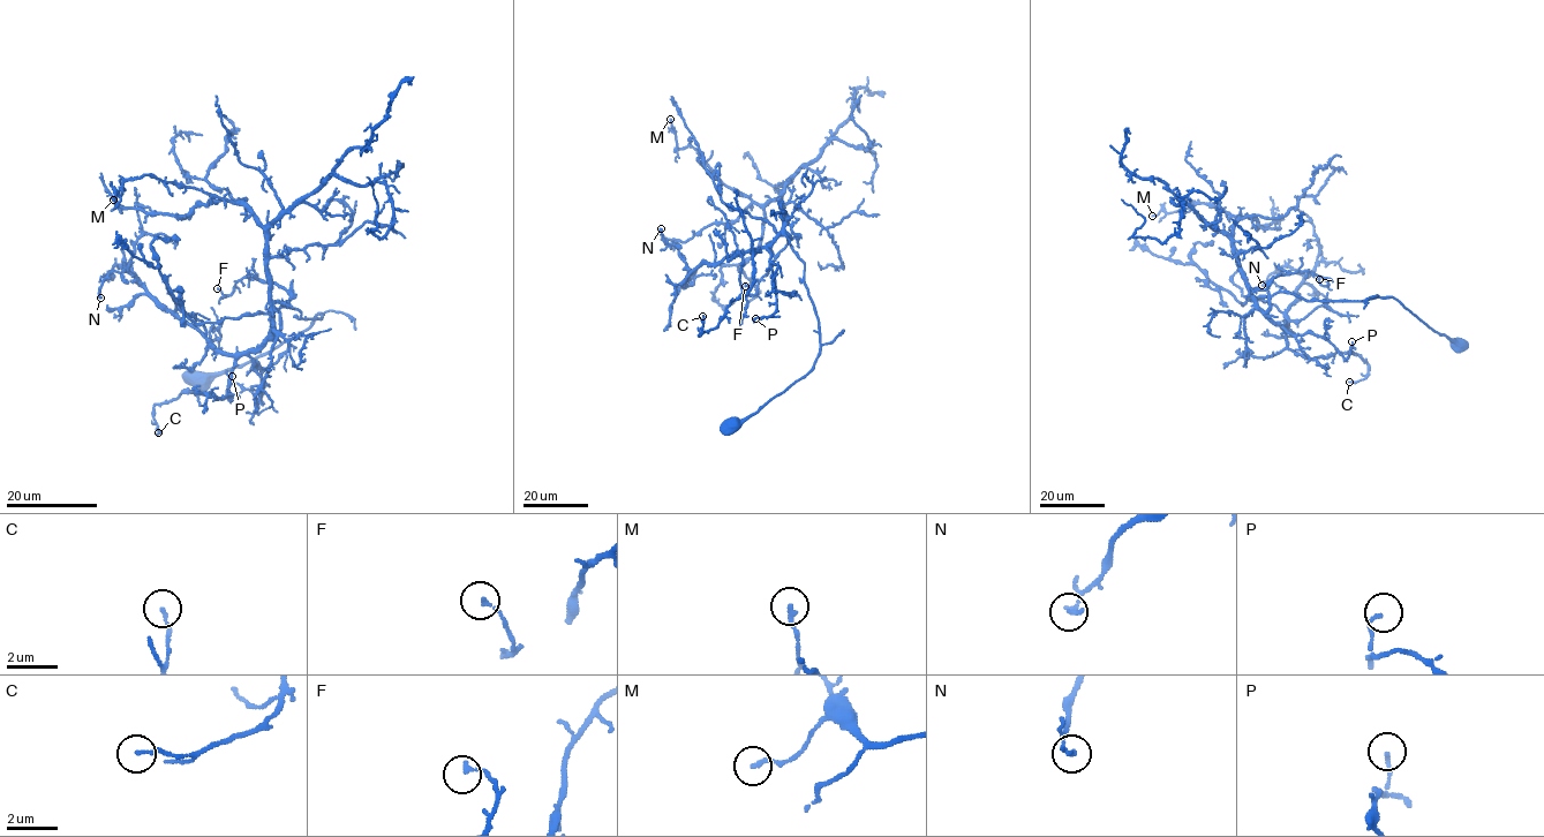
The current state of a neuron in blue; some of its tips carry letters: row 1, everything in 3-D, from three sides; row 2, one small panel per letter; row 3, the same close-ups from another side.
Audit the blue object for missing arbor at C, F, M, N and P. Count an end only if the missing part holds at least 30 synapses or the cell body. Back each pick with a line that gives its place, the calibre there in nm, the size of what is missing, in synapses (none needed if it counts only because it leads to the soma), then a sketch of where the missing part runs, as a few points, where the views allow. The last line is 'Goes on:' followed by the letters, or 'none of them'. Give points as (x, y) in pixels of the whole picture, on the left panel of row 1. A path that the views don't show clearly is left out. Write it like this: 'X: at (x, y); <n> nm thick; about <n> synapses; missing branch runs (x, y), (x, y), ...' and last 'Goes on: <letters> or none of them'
Goes on: none of them

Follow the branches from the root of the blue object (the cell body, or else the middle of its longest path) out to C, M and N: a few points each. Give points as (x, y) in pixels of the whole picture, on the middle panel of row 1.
C: (729, 425), (804, 377), (820, 351), (804, 263), (790, 236), (753, 255), (752, 287), (700, 334), (702, 316)
M: (729, 425), (811, 370), (819, 322), (781, 202), (755, 204), (725, 187), (688, 144), (677, 149), (670, 119)
N: (729, 425), (804, 377), (816, 360), (819, 322), (804, 263), (790, 236), (778, 234), (692, 271), (661, 228)

